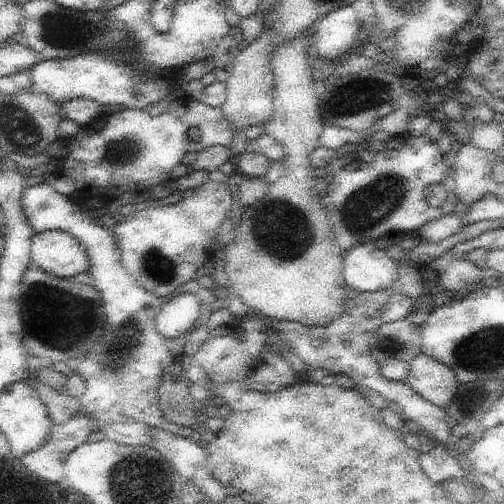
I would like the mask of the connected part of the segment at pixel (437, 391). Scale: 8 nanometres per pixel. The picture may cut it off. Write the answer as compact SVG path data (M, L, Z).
M424 353L409 362L404 381L424 400L444 410L456 396L460 384L451 368Z

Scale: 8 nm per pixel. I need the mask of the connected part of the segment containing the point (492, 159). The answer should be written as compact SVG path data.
M472 142L464 143L450 156L459 202L470 208L491 191L491 174L498 158L494 151L484 150Z

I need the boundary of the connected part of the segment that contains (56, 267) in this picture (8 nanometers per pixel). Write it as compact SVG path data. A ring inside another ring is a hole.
M58 229L32 235L31 257L43 271L60 278L74 278L90 266L83 244Z

